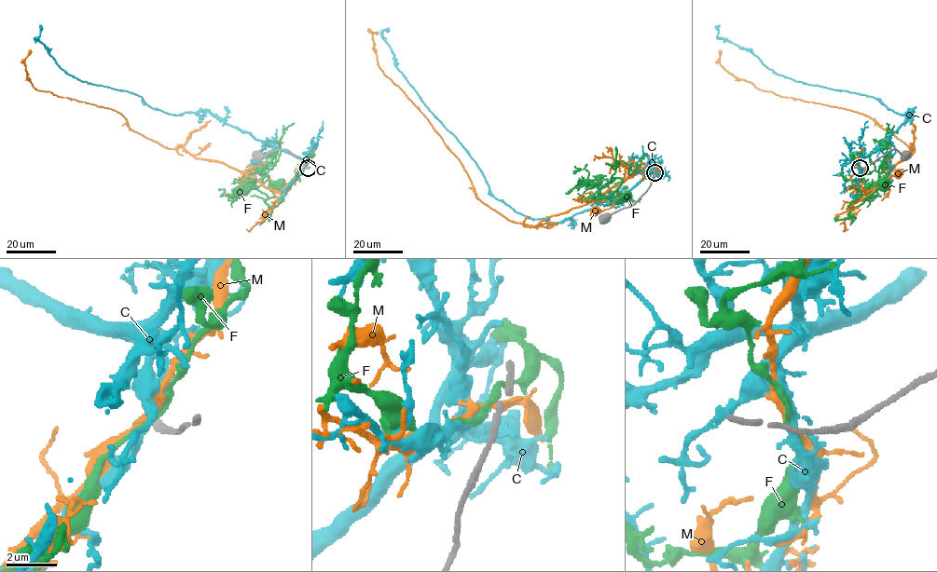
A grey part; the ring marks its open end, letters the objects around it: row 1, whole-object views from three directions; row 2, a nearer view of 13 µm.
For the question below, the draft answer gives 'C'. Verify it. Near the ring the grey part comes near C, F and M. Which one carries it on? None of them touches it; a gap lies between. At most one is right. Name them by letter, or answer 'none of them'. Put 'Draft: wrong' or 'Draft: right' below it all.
C
Draft: right

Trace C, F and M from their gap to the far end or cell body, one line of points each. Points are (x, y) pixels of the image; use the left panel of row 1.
C: (306, 166), (304, 159), (209, 112), (169, 114), (151, 108), (138, 95), (67, 74), (35, 38), (40, 25)
F: (307, 166), (290, 183), (282, 199), (268, 208), (267, 200), (275, 196), (270, 185), (278, 184)
M: (306, 166), (282, 191), (271, 189), (271, 181), (268, 177), (247, 172)

